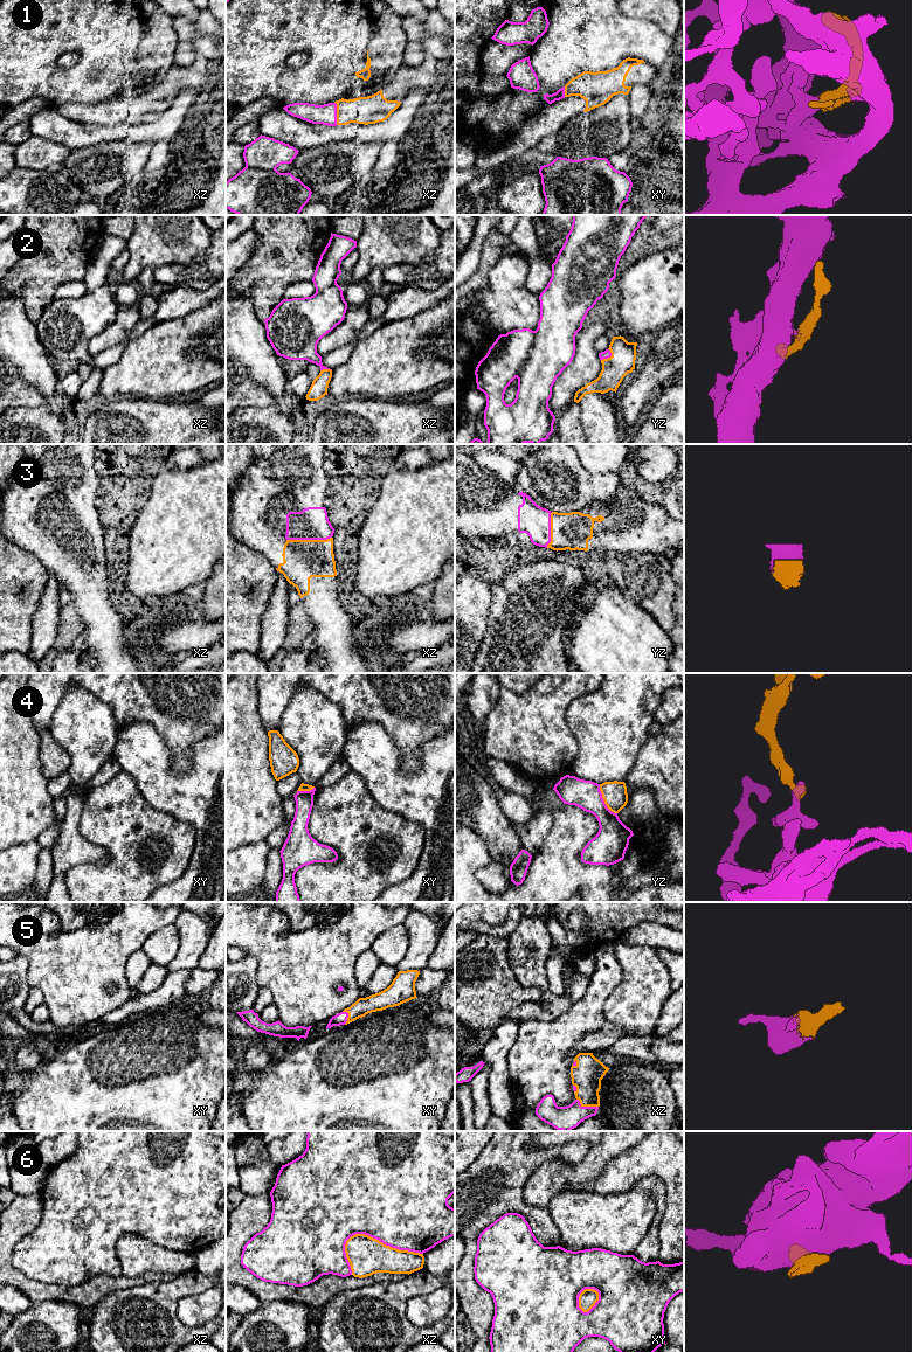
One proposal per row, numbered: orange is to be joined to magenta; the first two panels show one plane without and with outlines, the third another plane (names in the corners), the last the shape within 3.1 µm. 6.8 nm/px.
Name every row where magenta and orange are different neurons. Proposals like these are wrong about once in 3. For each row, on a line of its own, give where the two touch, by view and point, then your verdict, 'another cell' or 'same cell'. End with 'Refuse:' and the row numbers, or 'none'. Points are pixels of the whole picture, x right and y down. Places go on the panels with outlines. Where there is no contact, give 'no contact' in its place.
1: meets magenta in xz at (336, 113); same cell
2: meets magenta in yz at (609, 356); same cell
3: meets magenta in xz at (309, 539); same cell
4: meets magenta in yz at (603, 801); another cell
5: meets magenta in xz at (587, 1107); same cell
6: meets magenta in xz at (382, 1242); another cell
Refuse: 4, 6

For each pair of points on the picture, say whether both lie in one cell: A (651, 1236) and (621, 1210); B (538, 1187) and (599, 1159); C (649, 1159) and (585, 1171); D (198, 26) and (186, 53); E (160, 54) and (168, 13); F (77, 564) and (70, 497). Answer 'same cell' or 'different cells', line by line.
A: different cells
B: same cell
C: different cells
D: same cell
E: same cell
F: same cell

